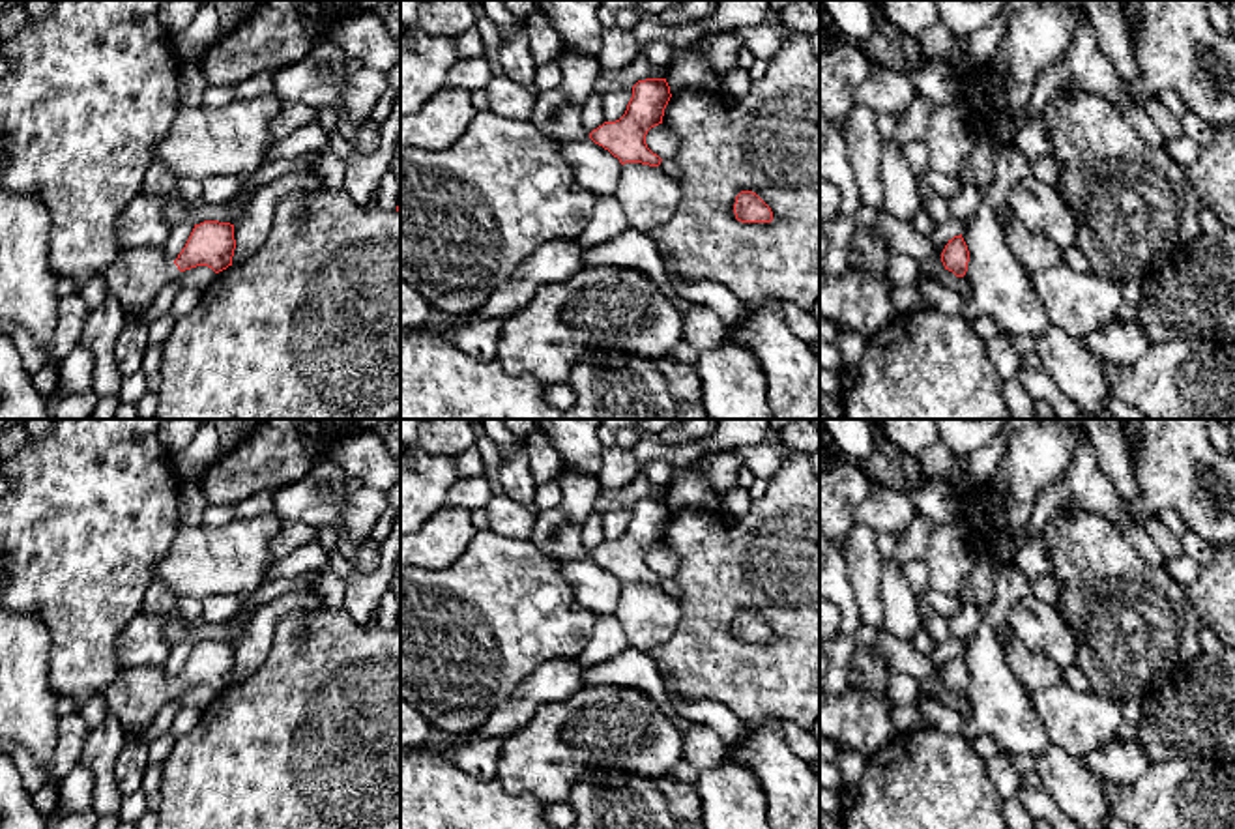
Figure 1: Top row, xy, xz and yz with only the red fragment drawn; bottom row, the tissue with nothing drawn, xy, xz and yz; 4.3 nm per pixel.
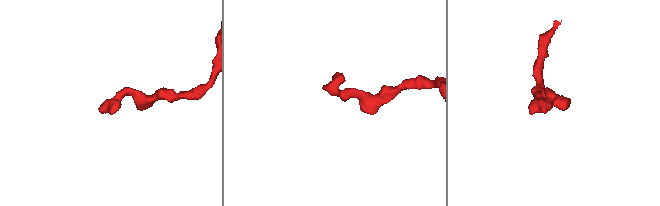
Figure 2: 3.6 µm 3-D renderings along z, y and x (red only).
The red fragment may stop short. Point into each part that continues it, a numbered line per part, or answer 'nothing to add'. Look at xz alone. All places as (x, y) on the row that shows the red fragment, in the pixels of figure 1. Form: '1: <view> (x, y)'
1: xz (556, 113)

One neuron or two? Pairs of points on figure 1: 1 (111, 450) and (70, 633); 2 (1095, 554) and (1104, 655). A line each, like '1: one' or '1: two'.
1: one
2: one

